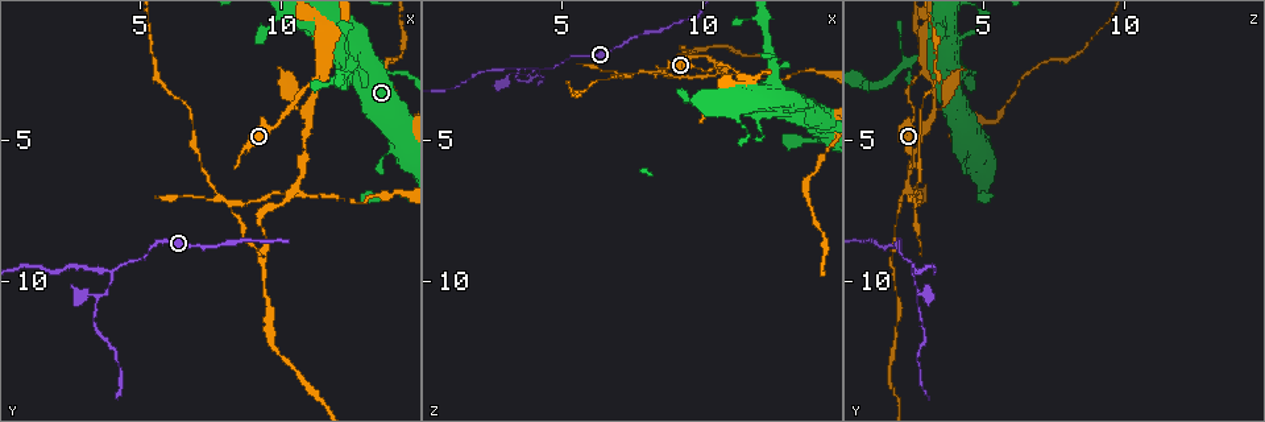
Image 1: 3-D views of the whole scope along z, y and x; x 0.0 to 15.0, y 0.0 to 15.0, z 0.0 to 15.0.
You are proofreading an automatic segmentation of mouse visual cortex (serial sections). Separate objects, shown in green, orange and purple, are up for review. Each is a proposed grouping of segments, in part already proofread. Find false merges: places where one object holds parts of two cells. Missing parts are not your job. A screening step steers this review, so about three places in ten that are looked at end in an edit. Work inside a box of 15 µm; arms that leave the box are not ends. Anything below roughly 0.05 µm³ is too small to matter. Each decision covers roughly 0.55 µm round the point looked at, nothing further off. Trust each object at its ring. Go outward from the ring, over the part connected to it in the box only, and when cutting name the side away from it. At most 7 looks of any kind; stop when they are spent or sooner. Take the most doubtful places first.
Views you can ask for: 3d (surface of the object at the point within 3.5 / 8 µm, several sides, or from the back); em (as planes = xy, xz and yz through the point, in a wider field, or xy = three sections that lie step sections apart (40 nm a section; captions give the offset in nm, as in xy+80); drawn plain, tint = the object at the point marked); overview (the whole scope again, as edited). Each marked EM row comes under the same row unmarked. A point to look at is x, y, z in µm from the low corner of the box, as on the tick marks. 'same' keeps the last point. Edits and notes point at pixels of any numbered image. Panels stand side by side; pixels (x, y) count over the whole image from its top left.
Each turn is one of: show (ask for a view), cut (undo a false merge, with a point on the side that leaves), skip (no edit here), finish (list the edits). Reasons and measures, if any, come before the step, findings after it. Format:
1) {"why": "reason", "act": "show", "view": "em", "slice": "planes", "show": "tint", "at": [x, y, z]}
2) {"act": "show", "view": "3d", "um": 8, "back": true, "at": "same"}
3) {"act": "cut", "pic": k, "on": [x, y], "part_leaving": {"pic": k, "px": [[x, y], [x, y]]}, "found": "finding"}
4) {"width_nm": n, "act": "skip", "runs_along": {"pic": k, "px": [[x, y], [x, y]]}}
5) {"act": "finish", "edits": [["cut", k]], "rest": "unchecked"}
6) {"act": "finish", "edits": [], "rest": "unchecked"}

{"why": "arms part here", "act": "show", "view": "3d", "um": 8, "at": [4.1, 9.7, 2.4]}

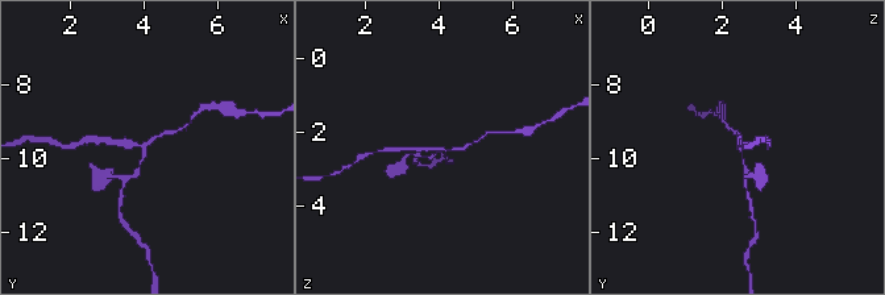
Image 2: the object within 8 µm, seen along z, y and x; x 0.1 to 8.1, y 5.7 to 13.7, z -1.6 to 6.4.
{"why": "need the tissue", "act": "show", "view": "em", "slice": "xy", "step": 5, "show": "tint", "at": [3.9, 9.7, 2.5]}

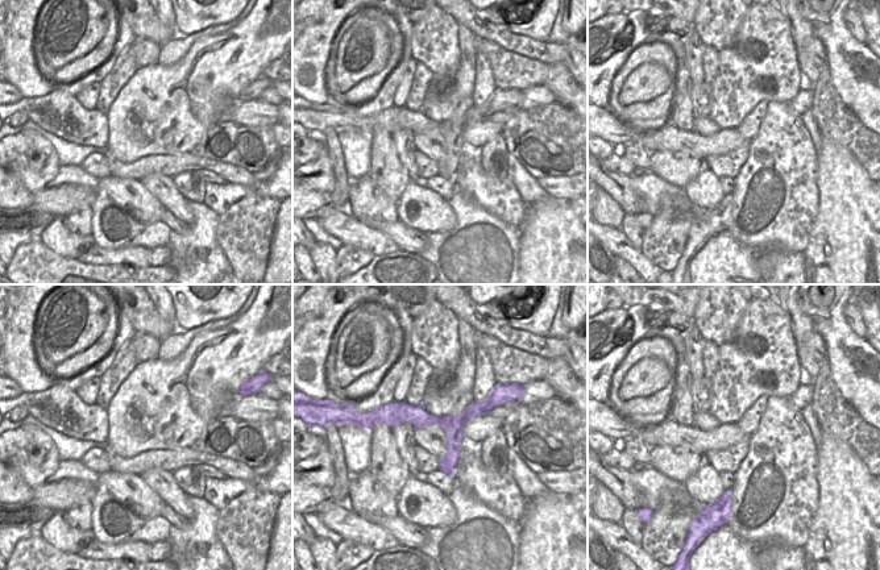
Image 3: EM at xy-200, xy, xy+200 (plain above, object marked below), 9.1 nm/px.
{"act": "cut", "pic": 2, "on": [747, 173], "part_leaving": {"pic": 2, "px": [[144, 152], [137, 173], [108, 174]]}, "found": "two cells meet here"}

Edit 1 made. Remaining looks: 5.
{"why": "sudden change in width", "act": "show", "view": "3d", "um": 3.5, "at": [13.9, 2.5, 4.5]}

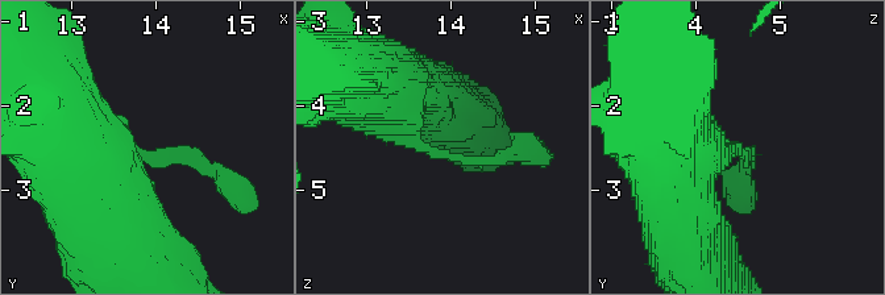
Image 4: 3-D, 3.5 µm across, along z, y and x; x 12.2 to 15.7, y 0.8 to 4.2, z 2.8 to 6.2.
{"arm_widths_nm": [150, 900], "act": "show", "view": "em", "slice": "planes", "show": "tint", "at": [13.80, 2.55, 4.60]}

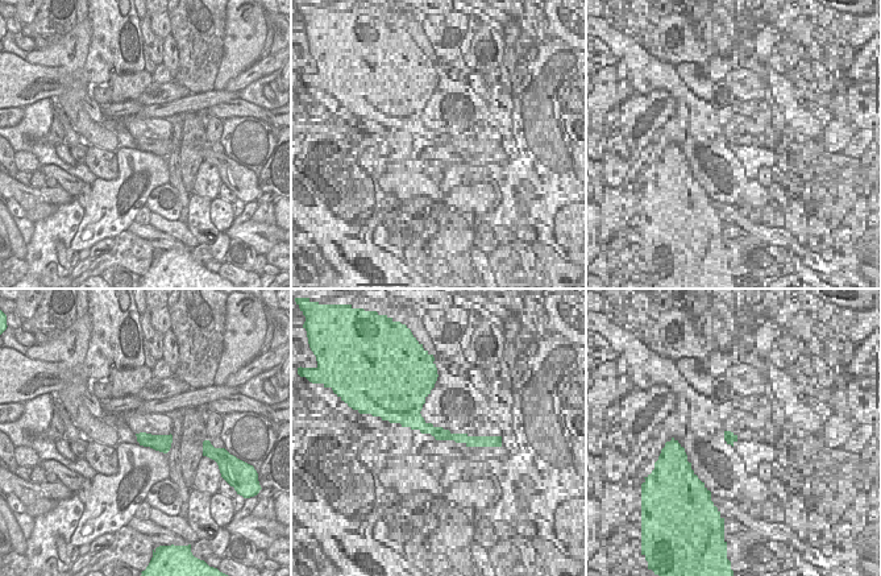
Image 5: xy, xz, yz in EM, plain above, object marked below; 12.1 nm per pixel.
{"act": "show", "view": "em", "slice": "xy", "step": 1, "show": "tint", "at": "same"}

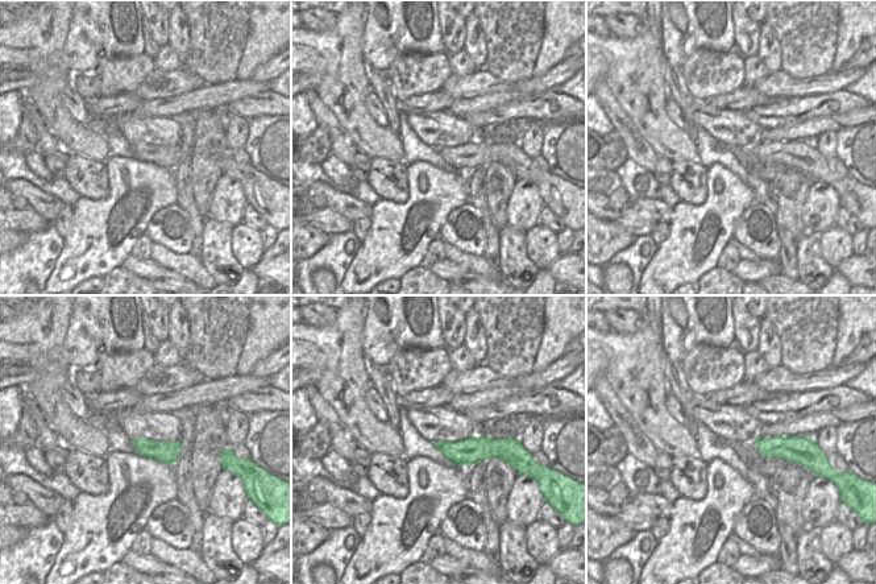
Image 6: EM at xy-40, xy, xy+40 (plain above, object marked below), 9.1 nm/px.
{"act": "skip", "runs_along": {"pic": 4, "px": [[385, 86], [433, 154], [510, 154]]}, "found": "continuous, no second cell"}

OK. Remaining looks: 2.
{"act": "show", "view": "3d", "um": 8, "at": [10.1, 4.3, 2.4]}

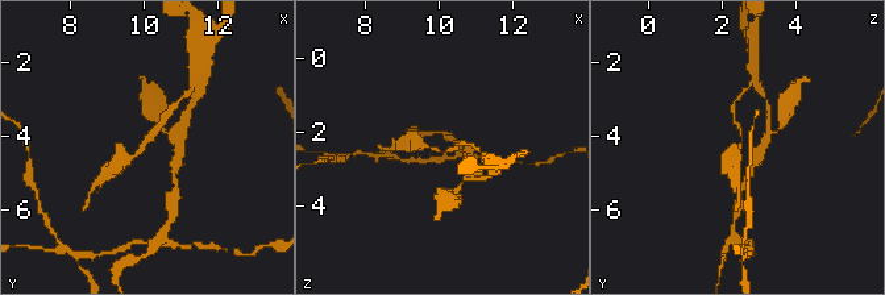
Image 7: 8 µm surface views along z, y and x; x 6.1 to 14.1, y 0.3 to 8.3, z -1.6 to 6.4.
{"arm_widths_nm": [150, 400], "why": "now the EM", "act": "show", "view": "em", "slice": "xy", "step": 2, "show": "tint", "at": [10.0, 4.2, 2.5]}

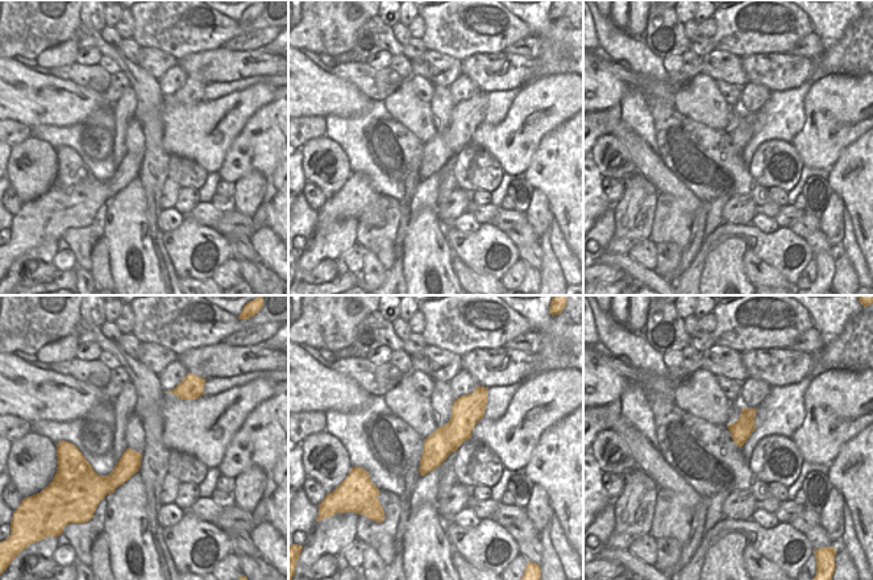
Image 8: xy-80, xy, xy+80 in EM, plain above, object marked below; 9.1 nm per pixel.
{"width_nm": 260, "act": "skip", "runs_along": {"pic": 7, "px": [[113, 169], [144, 145], [163, 115]]}, "found": "all the same cell"}

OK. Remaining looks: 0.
{"act": "finish", "edits": [["cut", 2]], "rest": "unchecked"}

